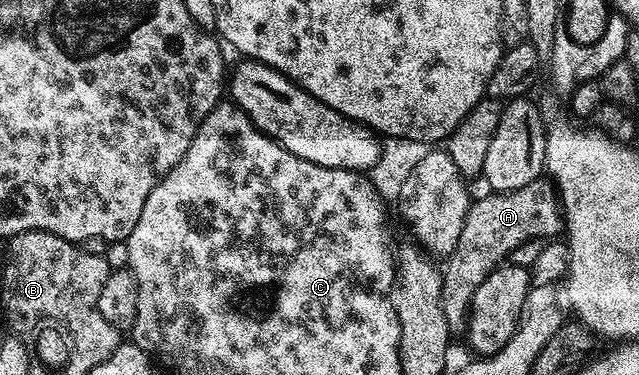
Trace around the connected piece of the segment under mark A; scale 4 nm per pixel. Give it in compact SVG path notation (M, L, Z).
M538 179L527 183L527 187L519 187L510 193L490 192L489 197L481 197L472 202L467 211L467 219L463 223L463 231L459 231L459 243L455 243L455 251L450 253L443 265L441 275L441 302L443 315L447 315L450 330L464 330L469 315L469 304L473 301L475 291L491 275L498 265L502 264L524 241L530 239L553 239L563 229L563 206L559 194L549 179Z

